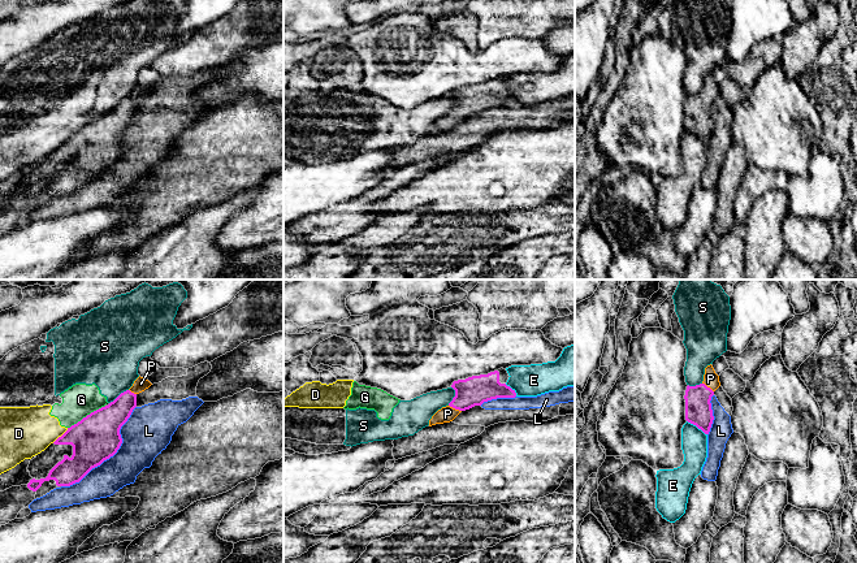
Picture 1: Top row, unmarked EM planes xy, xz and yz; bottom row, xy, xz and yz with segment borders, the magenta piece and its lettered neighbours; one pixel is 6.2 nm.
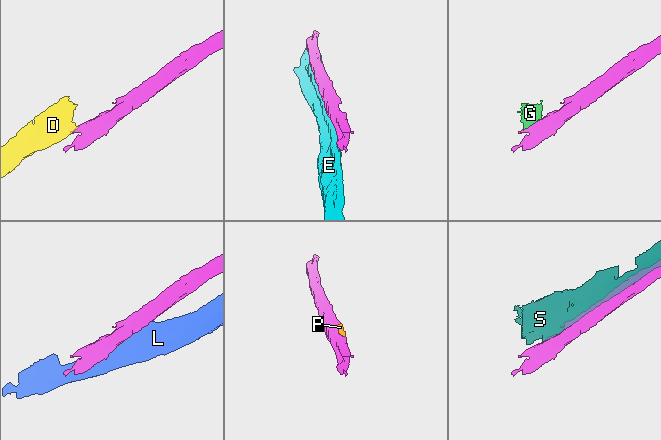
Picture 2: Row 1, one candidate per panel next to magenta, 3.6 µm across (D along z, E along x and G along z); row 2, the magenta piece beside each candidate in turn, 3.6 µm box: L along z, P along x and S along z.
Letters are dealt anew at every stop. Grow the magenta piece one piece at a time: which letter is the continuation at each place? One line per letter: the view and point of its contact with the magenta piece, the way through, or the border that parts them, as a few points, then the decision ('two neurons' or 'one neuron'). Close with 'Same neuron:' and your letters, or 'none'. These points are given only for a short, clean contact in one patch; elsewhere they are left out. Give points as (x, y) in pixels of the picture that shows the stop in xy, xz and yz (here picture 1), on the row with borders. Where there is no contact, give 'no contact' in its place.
D: meets magenta in xy at (61, 436); border along xy (68, 428), (52, 442); two neurons
E: meets magenta in yz at (697, 427); two neurons
G: meets magenta in xy at (86, 416); border along xy (103, 406), (68, 428); two neurons
L: meets magenta in xy at (111, 455); two neurons
P: meets magenta in xz at (455, 408); runs through xz (475, 390), (455, 408), (448, 414); one neuron
S: meets magenta in xy at (120, 394); two neurons
Same neuron: P

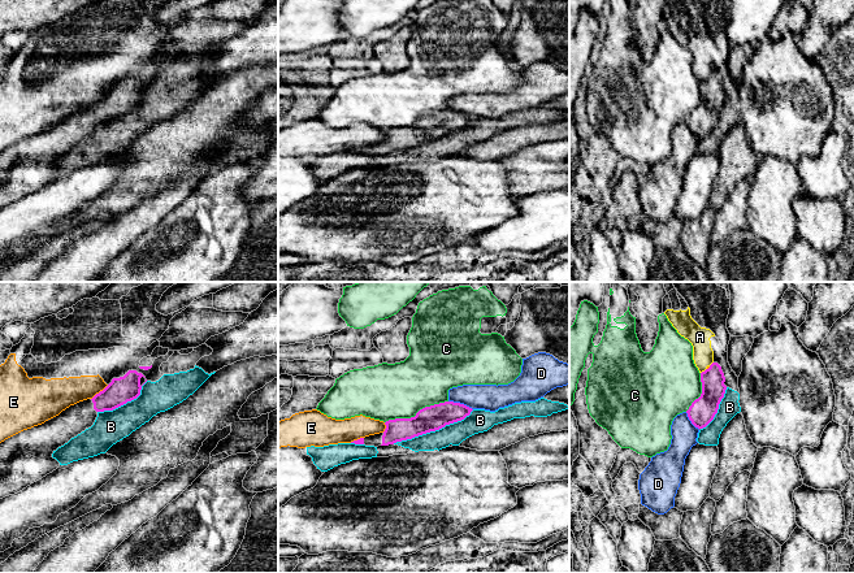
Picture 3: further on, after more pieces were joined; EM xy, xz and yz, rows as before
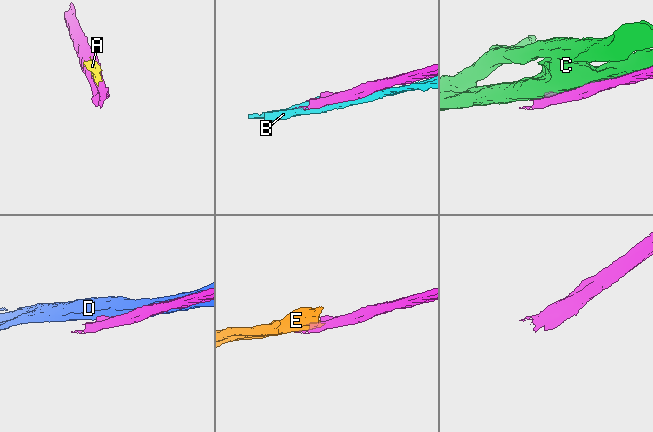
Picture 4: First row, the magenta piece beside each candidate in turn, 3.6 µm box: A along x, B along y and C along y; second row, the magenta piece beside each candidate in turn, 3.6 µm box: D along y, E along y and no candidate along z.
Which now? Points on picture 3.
A: meets magenta in yz at (705, 370); border along yz (706, 368), (701, 373); two neurons
B: meets magenta in xz at (433, 430); two neurons
C: meets magenta in xz at (416, 413); two neurons
D: meets magenta in xz at (459, 403); two neurons
E: meets magenta in xy at (100, 391); border along xy (108, 385), (91, 399); two neurons
Same neuron: none

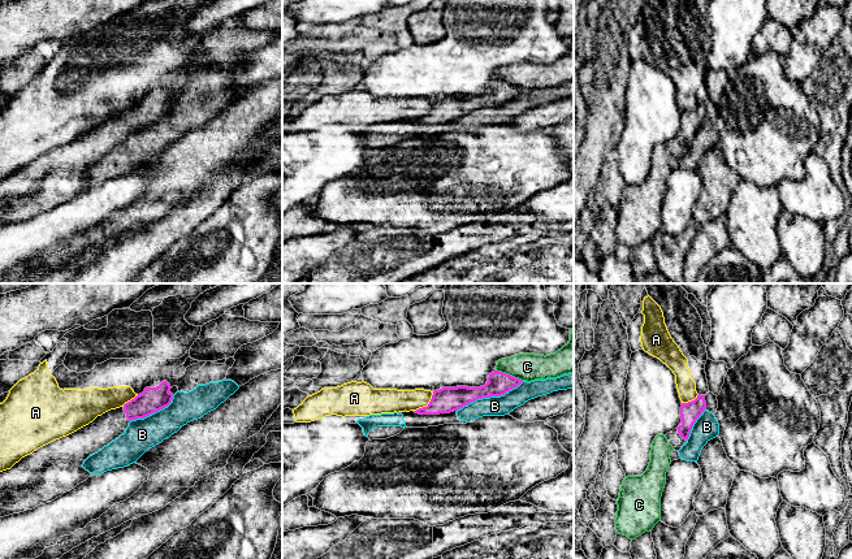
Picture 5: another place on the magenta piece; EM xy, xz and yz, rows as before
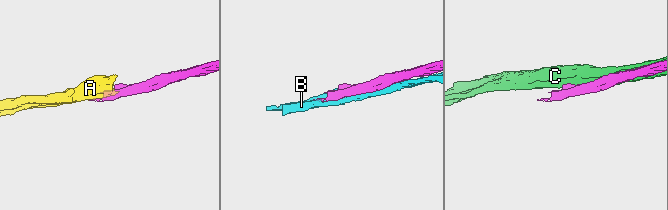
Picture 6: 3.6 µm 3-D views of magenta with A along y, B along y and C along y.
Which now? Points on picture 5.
A: meets magenta in xz at (428, 404); border along xz (433, 391), (429, 402), (414, 411); two neurons
B: meets magenta in xz at (489, 397); two neurons
C: meets magenta in xz at (509, 375); two neurons
Same neuron: none

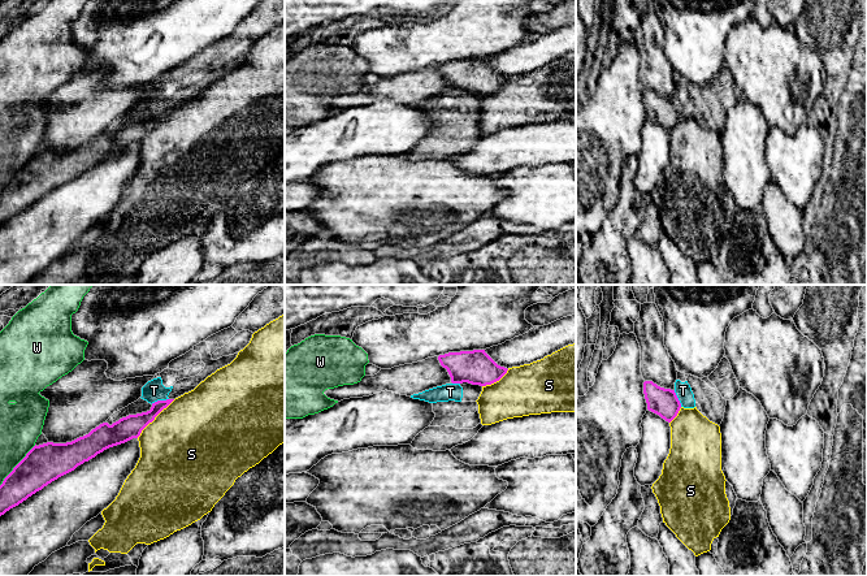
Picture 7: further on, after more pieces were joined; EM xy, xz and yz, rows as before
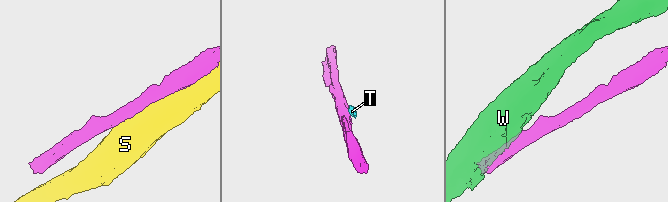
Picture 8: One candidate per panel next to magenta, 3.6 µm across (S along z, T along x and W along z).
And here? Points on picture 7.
S: meets magenta in xy at (155, 416); two neurons
T: meets magenta in xy at (159, 401); border along xy (168, 398), (151, 403); two neurons
W: meets magenta in xy at (16, 466); two neurons
Same neuron: none

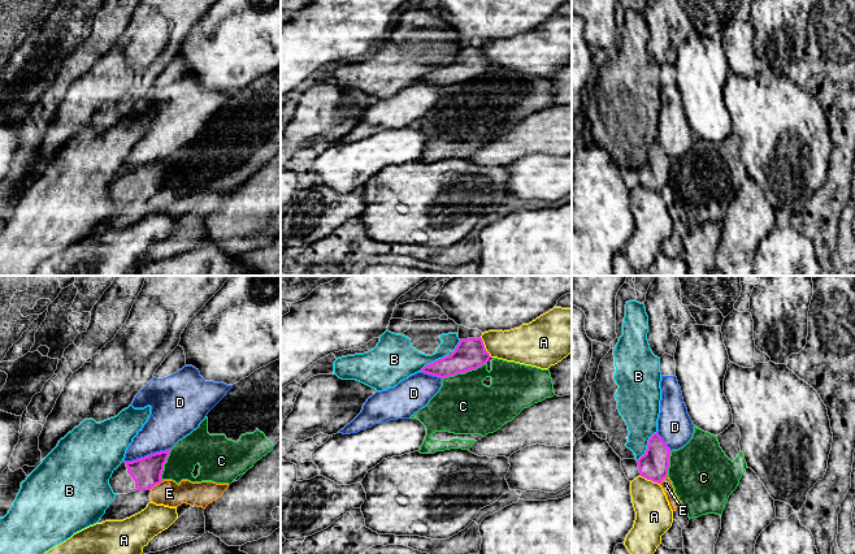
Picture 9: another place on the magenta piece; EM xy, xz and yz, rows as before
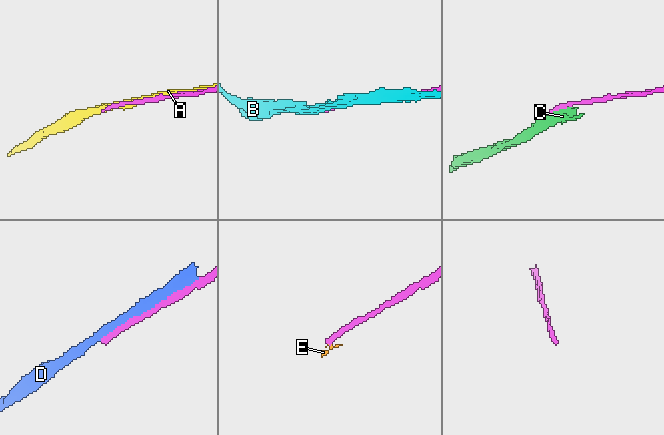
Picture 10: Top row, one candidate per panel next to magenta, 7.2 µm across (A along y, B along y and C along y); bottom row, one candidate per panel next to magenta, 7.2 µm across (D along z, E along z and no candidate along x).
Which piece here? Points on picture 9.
A: meets magenta in xz at (484, 347); two neurons
B: meets magenta in yz at (647, 446); two neurons
C: meets magenta in xz at (464, 372); two neurons
D: meets magenta in xy at (147, 455); two neurons
E: meets magenta in xy at (155, 484); border along xy (161, 480), (150, 489); two neurons
Same neuron: none

